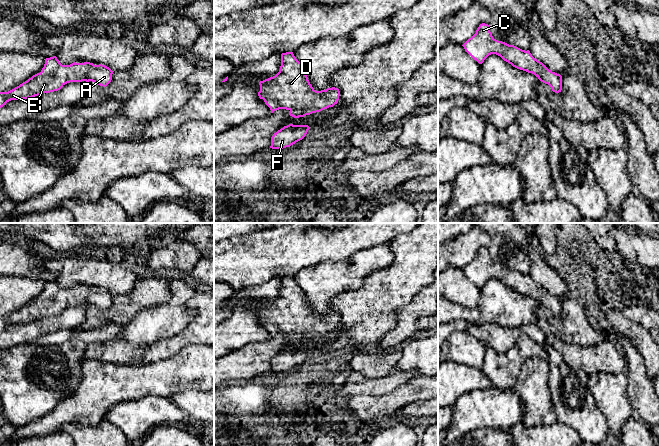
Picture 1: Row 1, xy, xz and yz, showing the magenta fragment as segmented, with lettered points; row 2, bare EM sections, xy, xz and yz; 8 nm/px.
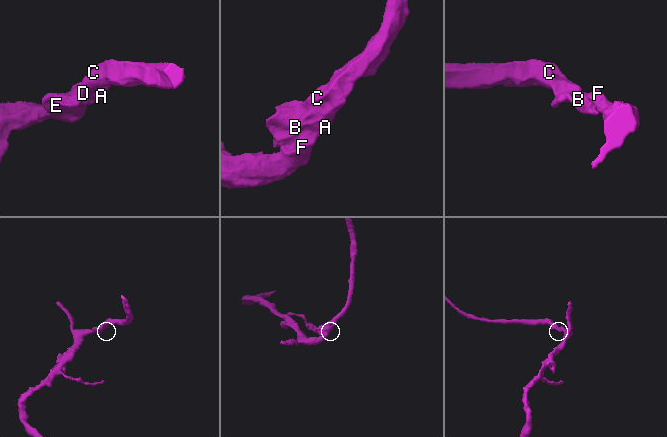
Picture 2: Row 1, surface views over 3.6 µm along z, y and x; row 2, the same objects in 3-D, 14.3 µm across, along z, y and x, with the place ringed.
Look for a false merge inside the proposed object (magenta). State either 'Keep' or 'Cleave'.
Keep

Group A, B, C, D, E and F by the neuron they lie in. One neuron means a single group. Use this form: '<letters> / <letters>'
A B C D E F

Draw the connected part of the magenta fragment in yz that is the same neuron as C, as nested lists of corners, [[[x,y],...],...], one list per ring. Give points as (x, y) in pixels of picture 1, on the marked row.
[[[480,24],[476,33],[462,46],[479,64],[482,64],[489,55],[496,54],[513,67],[534,74],[541,82],[548,84],[553,92],[559,93],[562,90],[560,74],[549,70],[535,59],[529,50],[525,51],[494,39],[488,24]]]

